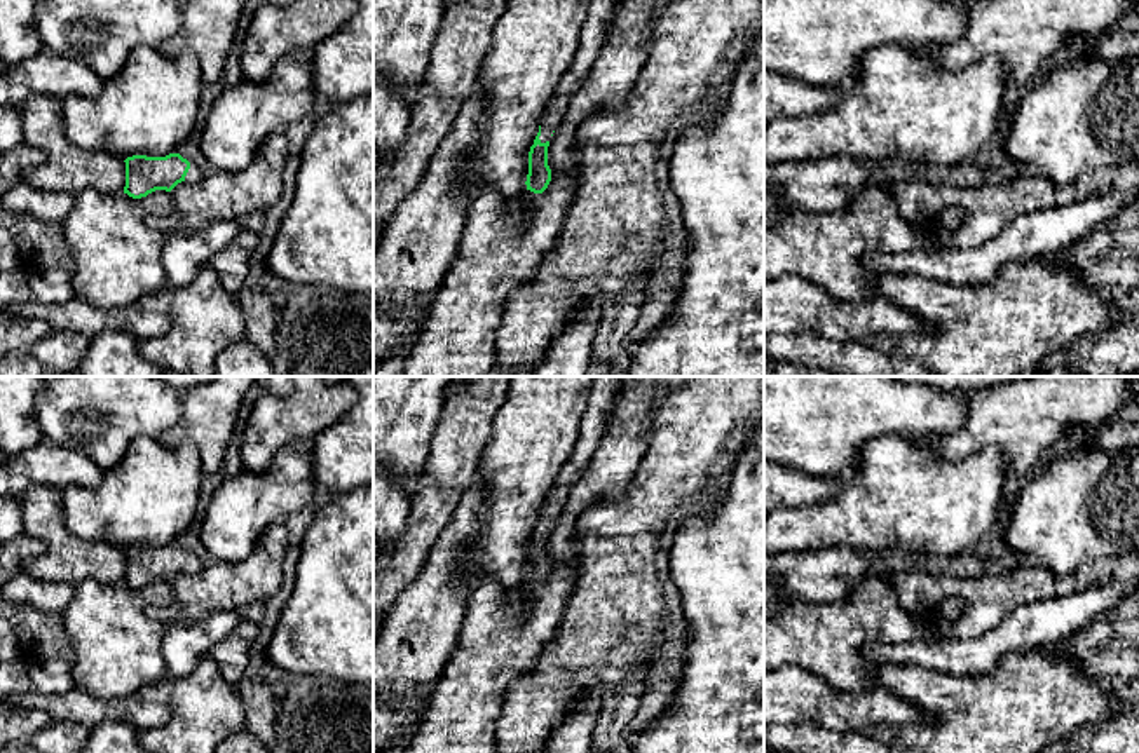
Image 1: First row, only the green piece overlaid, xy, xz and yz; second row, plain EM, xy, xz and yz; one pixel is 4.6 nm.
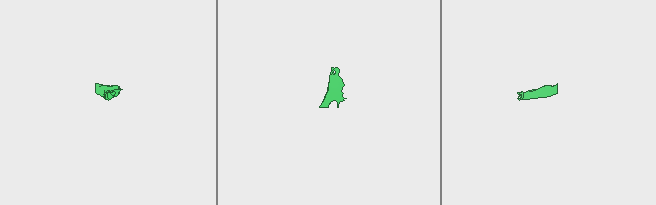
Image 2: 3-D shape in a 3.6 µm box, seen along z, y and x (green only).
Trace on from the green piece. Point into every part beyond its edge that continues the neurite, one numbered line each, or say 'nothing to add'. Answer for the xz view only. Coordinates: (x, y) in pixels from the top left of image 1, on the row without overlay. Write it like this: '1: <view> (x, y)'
1: xz (604, 391)

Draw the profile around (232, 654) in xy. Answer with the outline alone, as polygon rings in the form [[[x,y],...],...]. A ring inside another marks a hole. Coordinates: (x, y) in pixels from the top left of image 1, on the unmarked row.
[[[242,621],[225,640],[215,645],[211,657],[216,662],[222,678],[235,687],[249,662],[249,648],[258,636],[260,626]]]

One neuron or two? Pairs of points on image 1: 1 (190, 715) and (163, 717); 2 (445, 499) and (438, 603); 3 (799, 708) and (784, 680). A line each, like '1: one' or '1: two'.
1: two
2: two
3: one

